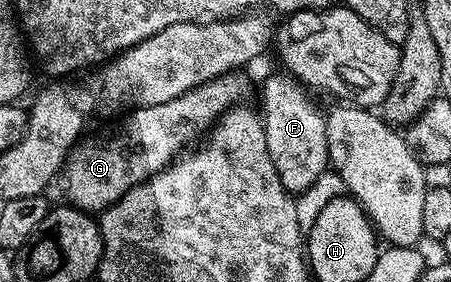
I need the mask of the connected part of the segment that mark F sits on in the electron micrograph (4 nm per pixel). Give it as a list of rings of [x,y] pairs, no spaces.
[[[271,76],[263,84],[263,108],[261,119],[265,130],[265,142],[269,146],[269,156],[273,158],[273,166],[277,166],[277,174],[281,182],[292,194],[300,194],[309,190],[311,186],[329,168],[329,146],[327,145],[327,117],[310,100],[308,89],[300,84],[294,76]]]

